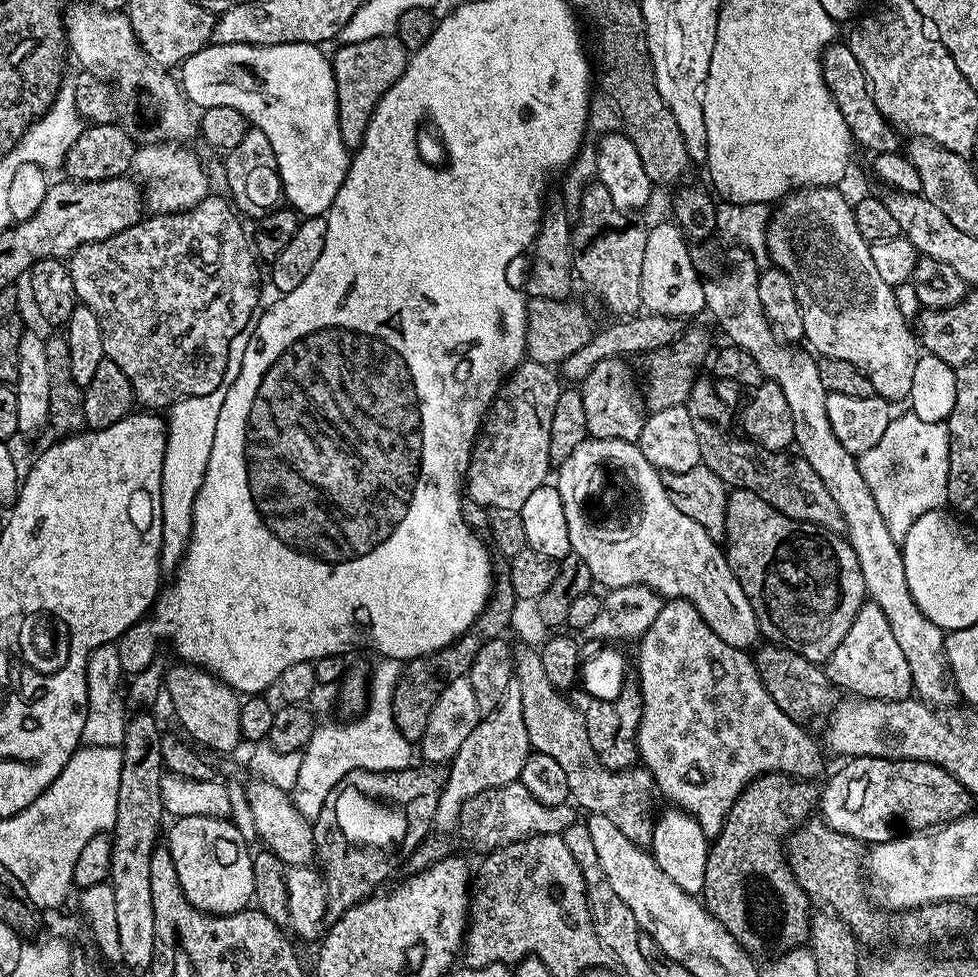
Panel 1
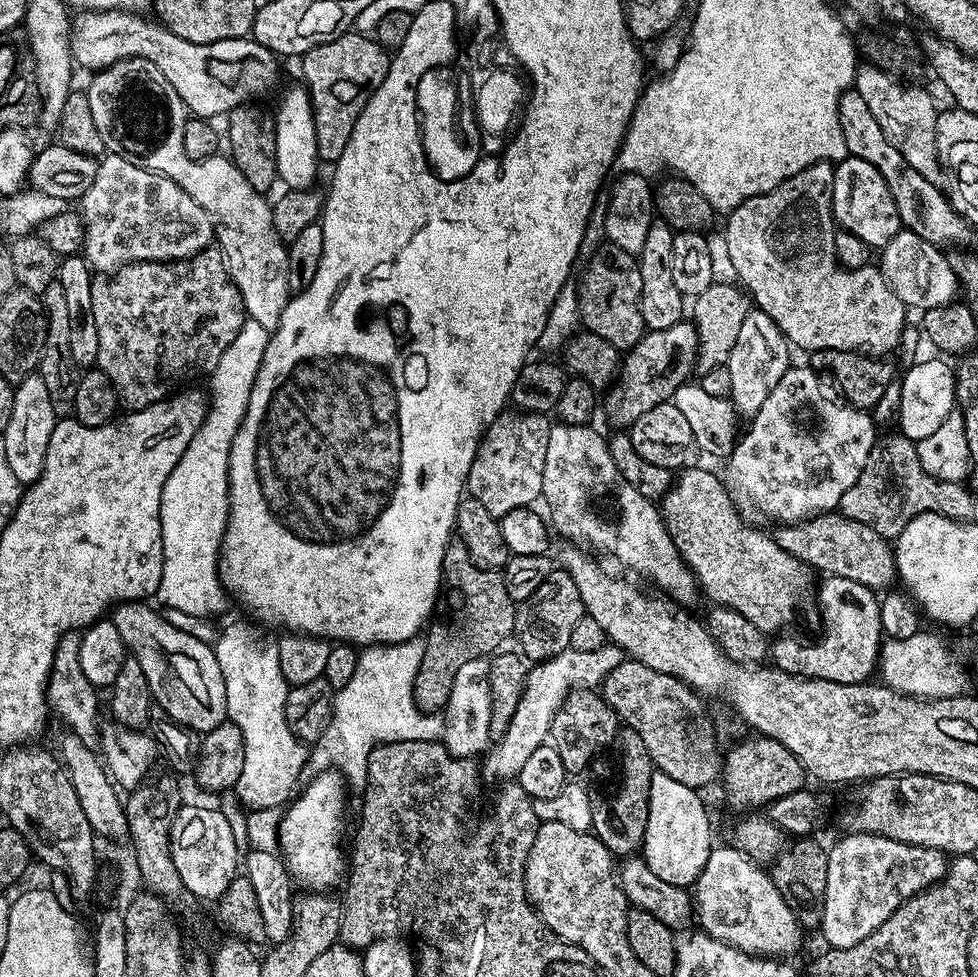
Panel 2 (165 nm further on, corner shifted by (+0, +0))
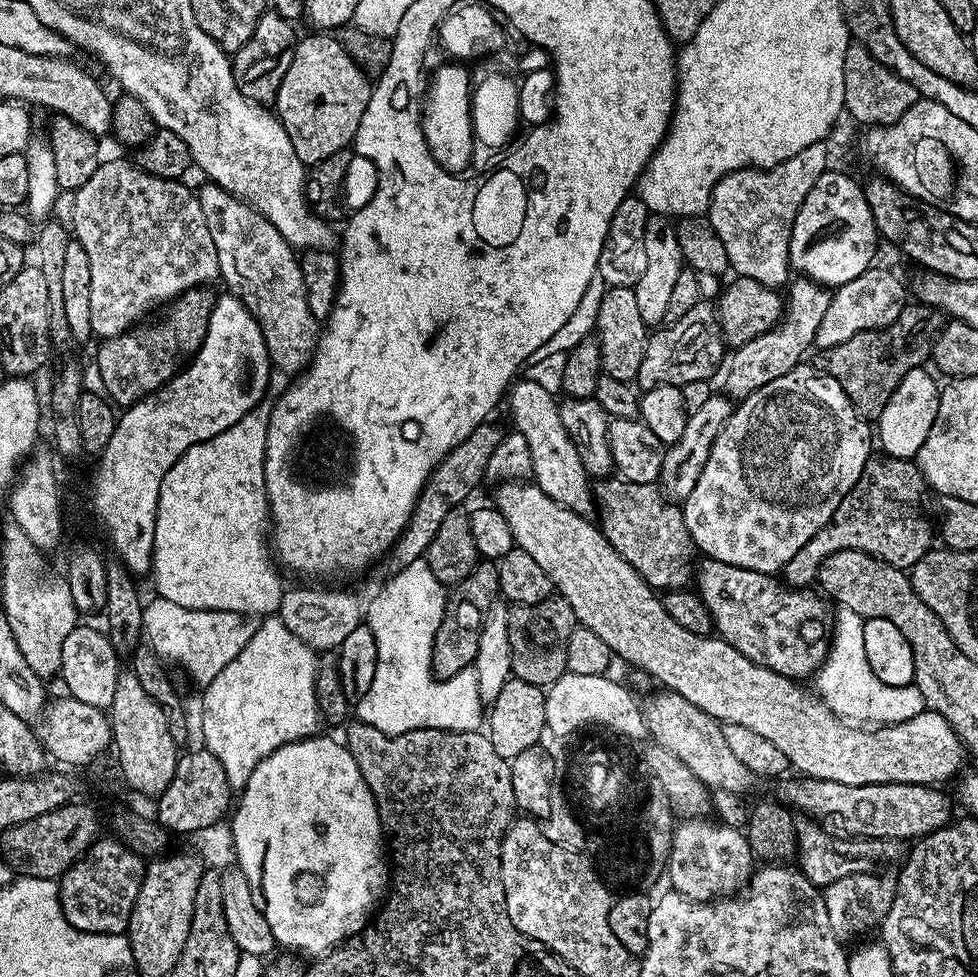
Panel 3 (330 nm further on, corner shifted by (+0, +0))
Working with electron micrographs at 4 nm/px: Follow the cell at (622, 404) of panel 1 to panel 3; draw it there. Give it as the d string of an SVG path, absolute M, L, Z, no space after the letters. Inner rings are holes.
M701 302L686 310L676 324L657 327L649 335L646 354L642 358L642 366L638 366L635 383L647 390L659 384L679 386L686 382L711 381L725 355L726 345L720 332L717 309L711 303Z

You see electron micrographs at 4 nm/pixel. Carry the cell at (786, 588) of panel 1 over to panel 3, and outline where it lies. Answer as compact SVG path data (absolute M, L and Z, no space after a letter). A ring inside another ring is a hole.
M604 478L595 485L594 500L598 505L598 516L600 512L600 520L598 519L599 527L602 529L604 537L610 542L610 546L614 546L614 550L618 550L620 556L626 558L626 562L630 562L630 566L634 566L634 570L638 570L640 577L646 581L653 590L671 590L674 588L685 587L693 579L694 576L694 560L692 564L692 552L694 553L694 545L690 530L686 528L684 521L684 513L675 503L666 502L666 497L656 484L629 484L623 478Z

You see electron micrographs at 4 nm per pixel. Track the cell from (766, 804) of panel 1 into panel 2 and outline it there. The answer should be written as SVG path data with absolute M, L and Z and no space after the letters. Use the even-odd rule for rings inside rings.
M752 734L749 740L738 741L723 757L723 784L728 791L730 807L760 810L770 802L805 787L806 769L794 754L790 754L790 750L786 750L786 746L782 746L782 742Z

